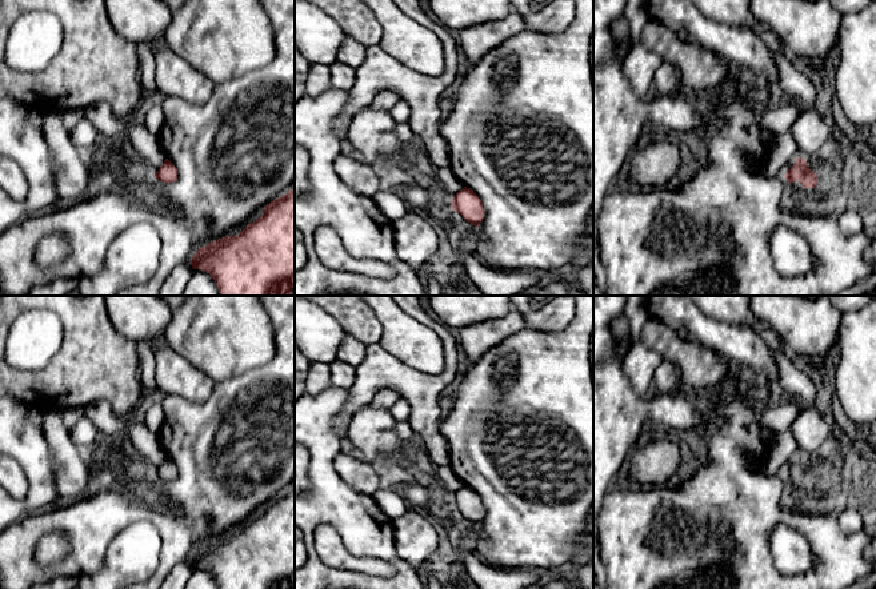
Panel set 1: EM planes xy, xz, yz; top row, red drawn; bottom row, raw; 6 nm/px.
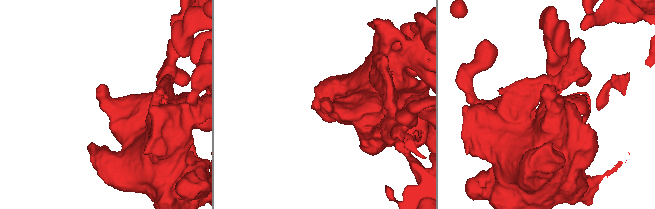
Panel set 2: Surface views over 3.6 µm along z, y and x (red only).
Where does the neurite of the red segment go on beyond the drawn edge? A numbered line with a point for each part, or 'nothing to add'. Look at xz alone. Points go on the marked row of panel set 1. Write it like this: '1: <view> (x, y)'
nothing to add

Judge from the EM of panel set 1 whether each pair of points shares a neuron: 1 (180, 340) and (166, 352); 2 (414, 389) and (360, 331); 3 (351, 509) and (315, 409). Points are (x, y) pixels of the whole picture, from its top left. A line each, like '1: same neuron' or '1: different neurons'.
1: different neurons
2: different neurons
3: same neuron

